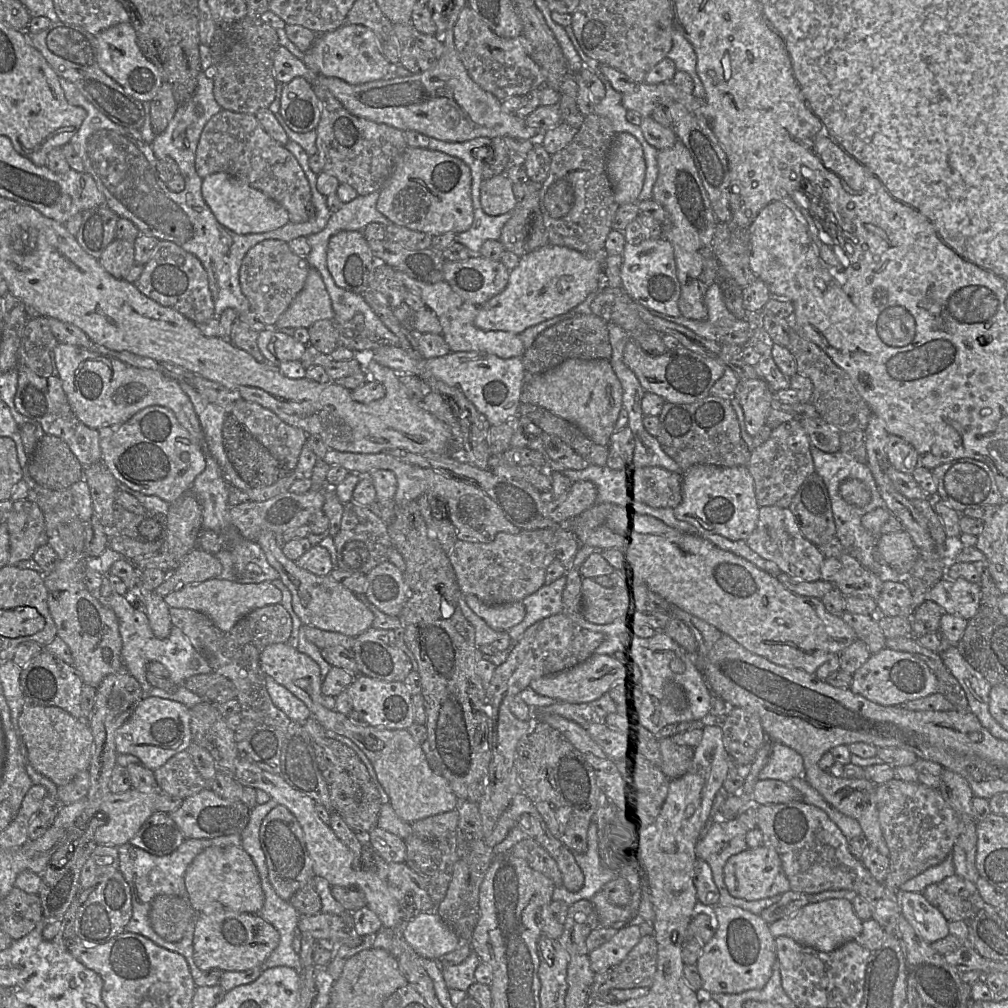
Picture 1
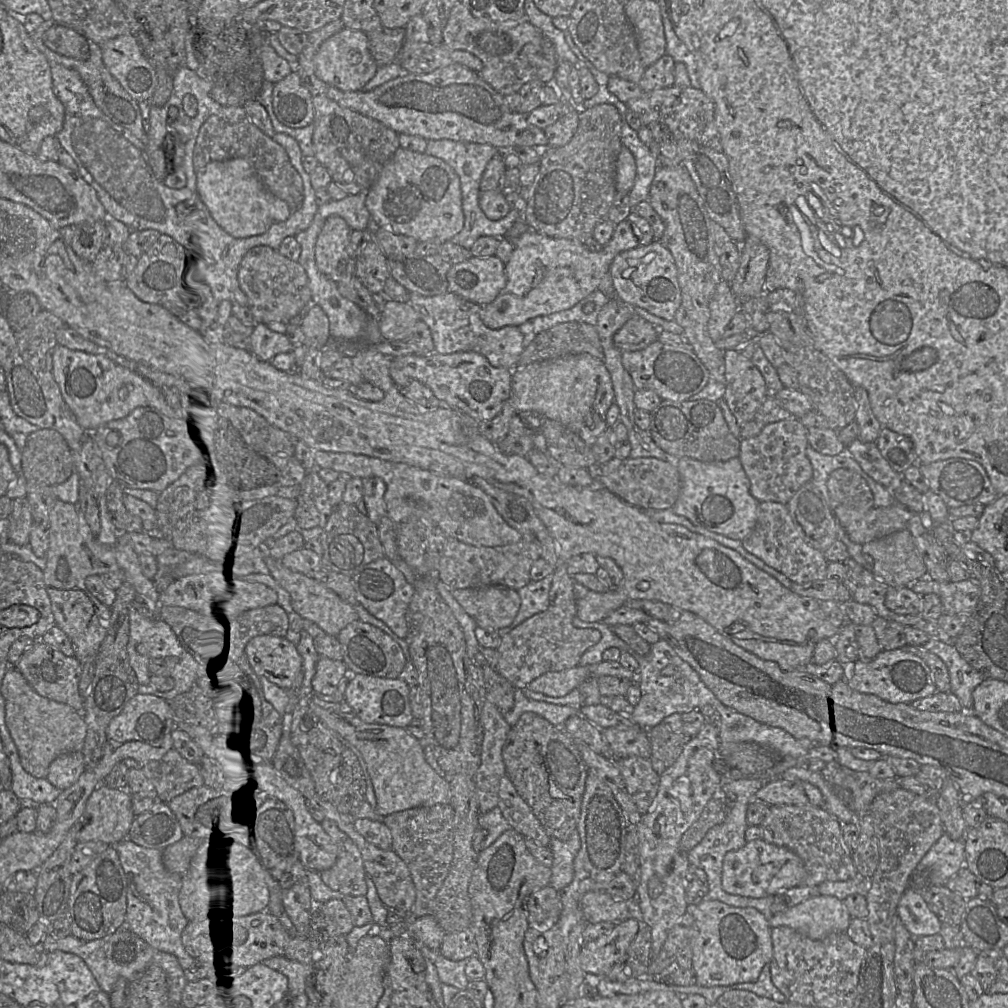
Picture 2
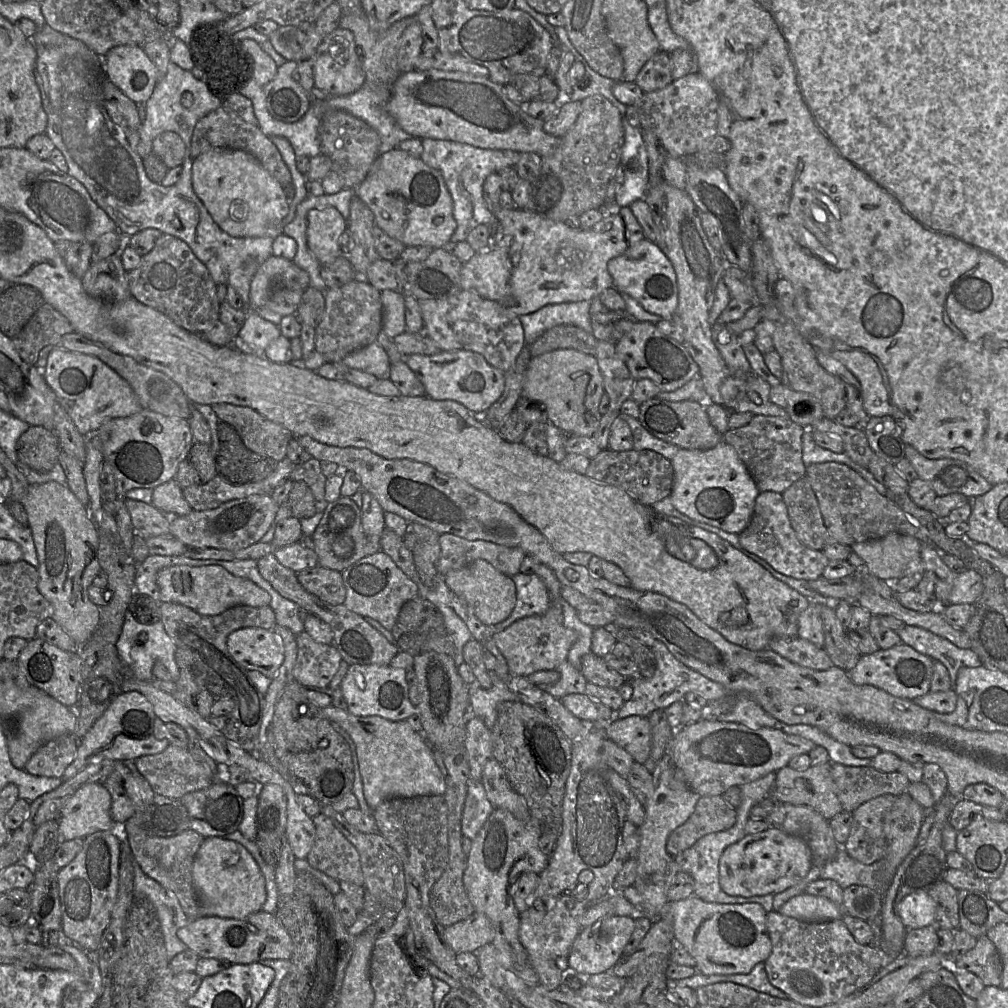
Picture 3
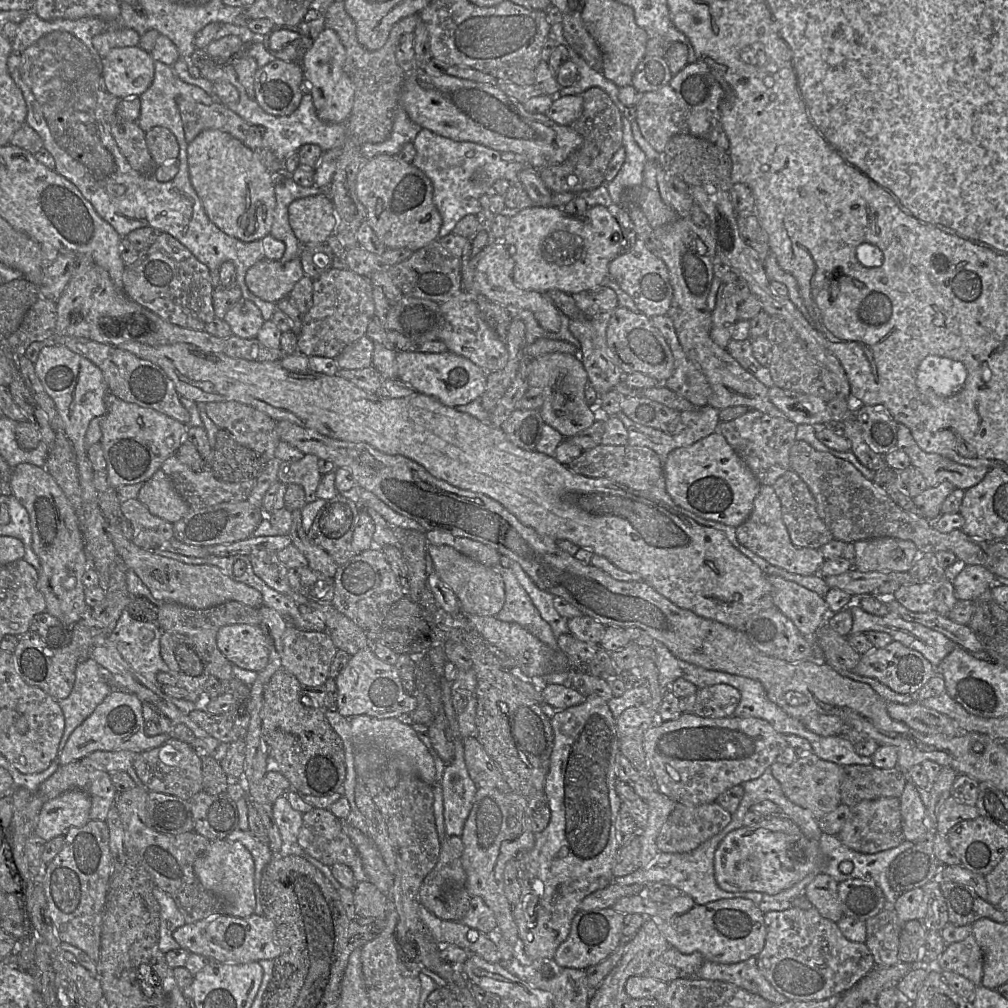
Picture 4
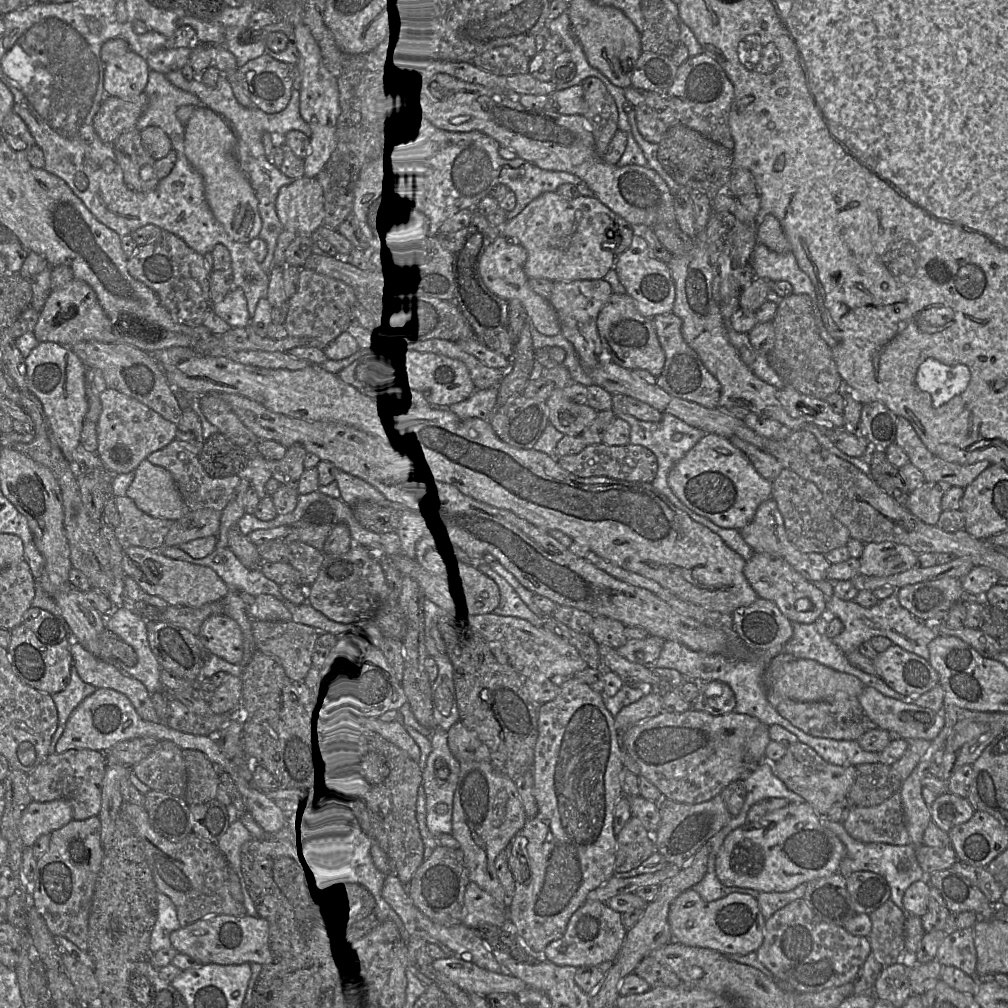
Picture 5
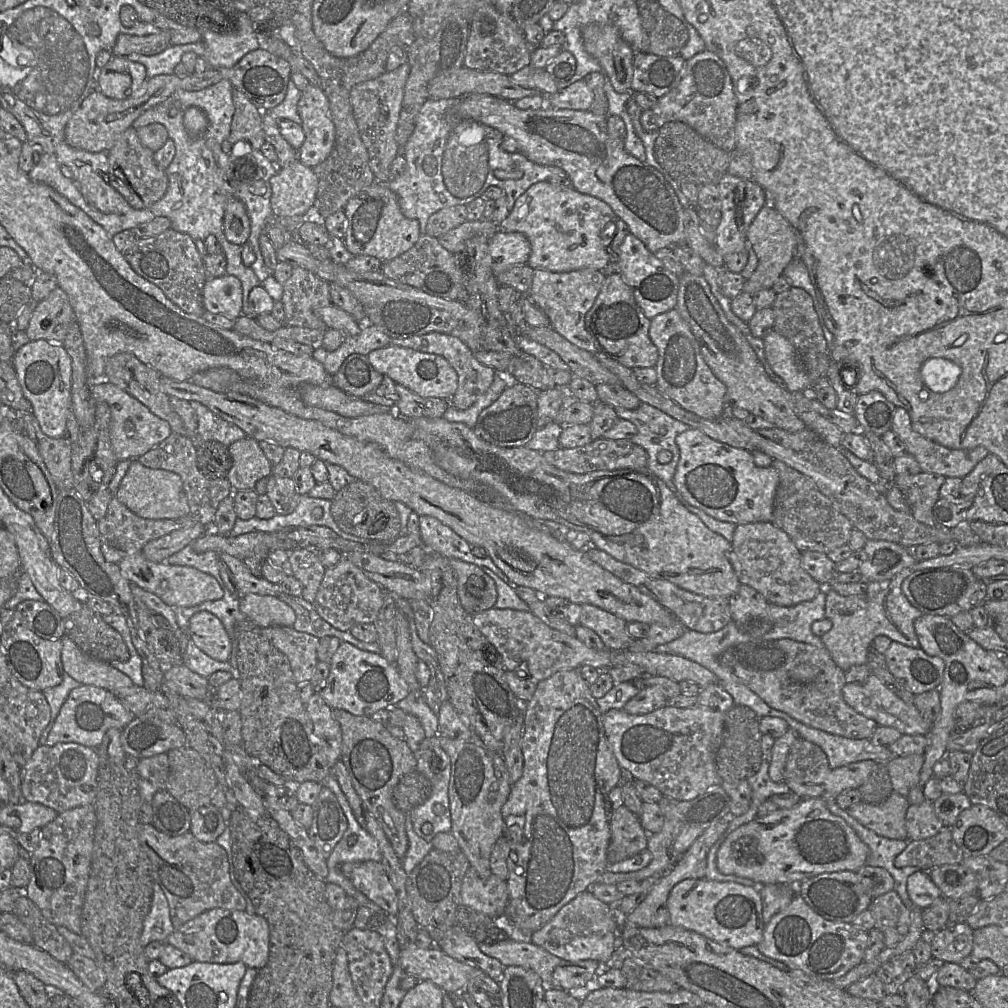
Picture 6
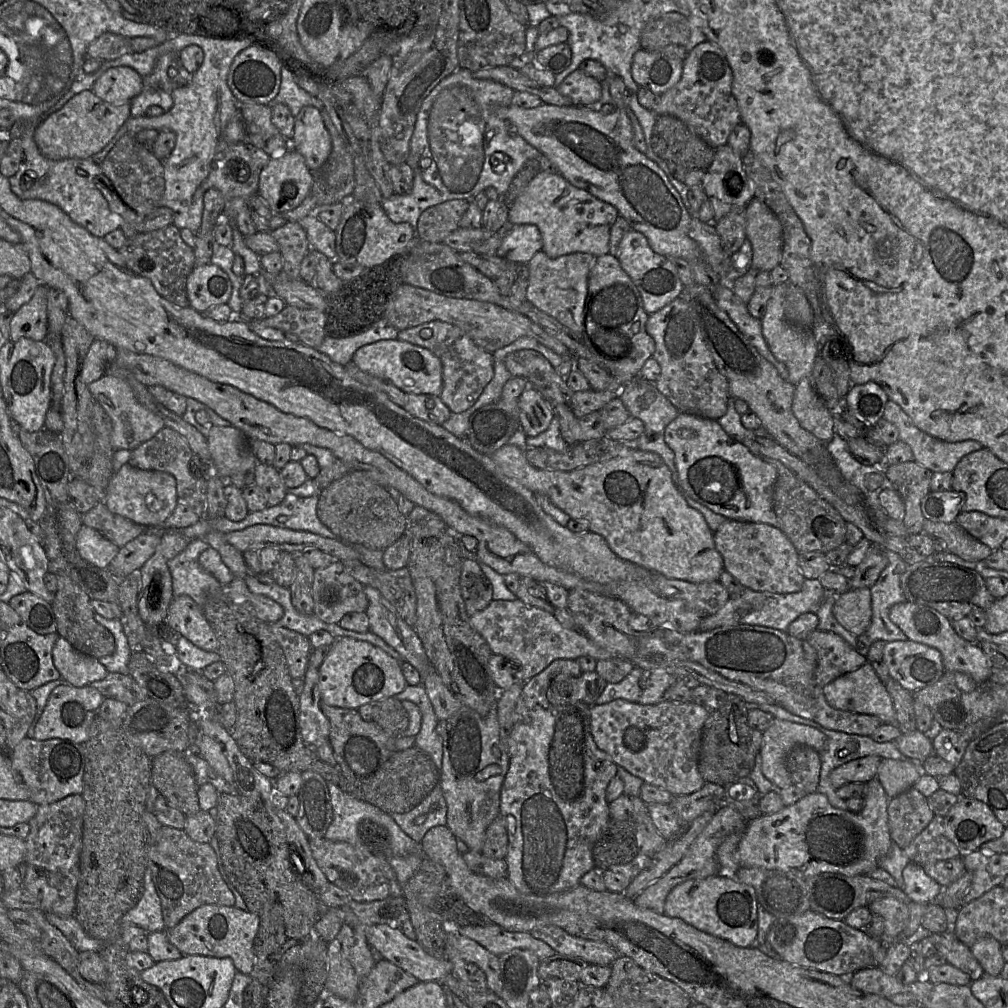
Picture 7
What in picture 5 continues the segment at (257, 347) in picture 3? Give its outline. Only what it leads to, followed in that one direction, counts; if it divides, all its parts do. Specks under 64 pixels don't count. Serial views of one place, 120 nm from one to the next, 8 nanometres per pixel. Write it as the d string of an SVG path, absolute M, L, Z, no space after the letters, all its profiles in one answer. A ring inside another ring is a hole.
M235 287L221 302L212 304L212 311L227 322L231 328L251 325L247 300L241 288Z

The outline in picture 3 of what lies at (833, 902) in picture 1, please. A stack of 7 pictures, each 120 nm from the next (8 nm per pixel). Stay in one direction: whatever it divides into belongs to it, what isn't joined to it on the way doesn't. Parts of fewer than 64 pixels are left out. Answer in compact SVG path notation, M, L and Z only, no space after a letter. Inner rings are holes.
M806 893L788 900L779 908L778 913L806 922L842 919L839 908L831 900Z

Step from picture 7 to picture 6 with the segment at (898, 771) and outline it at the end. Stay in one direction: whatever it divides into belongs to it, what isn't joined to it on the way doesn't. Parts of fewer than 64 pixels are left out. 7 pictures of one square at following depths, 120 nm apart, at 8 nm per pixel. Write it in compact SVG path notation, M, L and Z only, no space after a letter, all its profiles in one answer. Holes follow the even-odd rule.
M924 754L893 757L886 763L893 790L903 796L920 781Z

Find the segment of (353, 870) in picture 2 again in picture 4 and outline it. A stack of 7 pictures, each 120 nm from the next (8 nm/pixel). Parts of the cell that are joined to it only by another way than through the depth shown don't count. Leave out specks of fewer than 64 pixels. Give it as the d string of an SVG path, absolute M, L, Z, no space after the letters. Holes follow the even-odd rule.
M313 808L303 814L296 843L326 866L345 864L351 867L356 859L356 849L343 832L343 822L328 809Z

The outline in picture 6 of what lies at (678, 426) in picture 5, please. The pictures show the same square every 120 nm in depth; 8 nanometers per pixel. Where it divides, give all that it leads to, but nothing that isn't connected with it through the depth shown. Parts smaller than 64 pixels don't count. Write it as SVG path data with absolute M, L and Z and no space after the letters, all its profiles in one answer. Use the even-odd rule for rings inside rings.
M641 402L640 405L633 410L629 410L623 407L613 407L613 408L616 411L616 414L619 419L628 420L636 426L637 433L630 440L634 444L639 445L646 450L648 455L647 469L653 475L661 479L674 493L674 495L681 502L681 504L687 509L685 502L678 497L680 496L679 494L680 492L675 486L673 478L680 458L680 451L676 444L676 437L680 433L690 429L691 427L669 416L663 411L643 402ZM661 450L668 450L672 454L672 458L670 462L668 462L667 464L661 464L658 461L657 456Z

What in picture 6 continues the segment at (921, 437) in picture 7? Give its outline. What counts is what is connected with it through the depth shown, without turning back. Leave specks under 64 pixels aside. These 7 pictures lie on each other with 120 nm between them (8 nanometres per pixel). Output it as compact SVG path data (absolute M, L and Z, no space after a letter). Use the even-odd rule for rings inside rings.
M895 407L891 430L904 443L906 452L916 459L922 472L926 473L936 473L944 477L962 479L989 454L989 451L983 446L972 449L951 449L929 440L912 429L908 412L900 407Z

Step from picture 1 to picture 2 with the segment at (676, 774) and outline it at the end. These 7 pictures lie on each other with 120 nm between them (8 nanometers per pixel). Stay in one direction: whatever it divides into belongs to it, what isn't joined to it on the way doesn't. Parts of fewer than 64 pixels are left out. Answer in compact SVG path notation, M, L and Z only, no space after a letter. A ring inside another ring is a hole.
M663 723L647 730L651 745L649 757L653 769L661 775L681 755L686 737L680 732L672 732Z

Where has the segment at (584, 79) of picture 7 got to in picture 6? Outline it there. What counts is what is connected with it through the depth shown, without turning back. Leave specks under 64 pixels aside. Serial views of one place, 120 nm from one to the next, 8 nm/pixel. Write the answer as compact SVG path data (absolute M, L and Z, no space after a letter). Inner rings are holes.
M584 79L546 96L546 106L561 109L589 110L594 95Z

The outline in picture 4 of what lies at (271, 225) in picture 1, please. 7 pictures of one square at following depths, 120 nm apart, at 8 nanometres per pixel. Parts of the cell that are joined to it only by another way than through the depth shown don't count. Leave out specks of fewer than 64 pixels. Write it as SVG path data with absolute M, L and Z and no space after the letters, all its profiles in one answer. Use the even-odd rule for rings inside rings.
M204 130L188 143L190 181L209 218L221 231L243 242L270 234L276 207L274 175L241 141L219 130Z

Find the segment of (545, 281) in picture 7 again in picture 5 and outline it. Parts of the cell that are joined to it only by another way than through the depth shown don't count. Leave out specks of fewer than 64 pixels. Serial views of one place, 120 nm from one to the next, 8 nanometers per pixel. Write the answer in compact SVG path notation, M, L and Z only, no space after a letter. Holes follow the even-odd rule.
M604 279L553 282L549 303L554 307L560 323L560 333L572 343L583 367L595 368L612 361L603 347L597 329L597 317L608 302L613 290Z

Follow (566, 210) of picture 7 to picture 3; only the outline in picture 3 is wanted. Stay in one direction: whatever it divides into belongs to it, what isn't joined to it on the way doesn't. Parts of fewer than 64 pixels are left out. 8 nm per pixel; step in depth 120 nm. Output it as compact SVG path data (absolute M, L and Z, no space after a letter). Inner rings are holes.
M500 206L493 212L504 233L512 237L508 250L509 296L501 303L519 316L548 304L592 300L605 289L613 287L608 261L622 255L629 245L624 221L617 210L605 212L602 220L591 229L572 227L525 209Z

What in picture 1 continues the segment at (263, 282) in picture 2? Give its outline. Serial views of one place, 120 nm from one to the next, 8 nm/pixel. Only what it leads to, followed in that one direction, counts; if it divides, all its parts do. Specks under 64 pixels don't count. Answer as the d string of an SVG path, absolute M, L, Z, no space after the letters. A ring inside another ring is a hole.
M264 240L249 249L243 258L239 281L242 293L249 300L251 310L262 322L271 326L288 309L303 290L310 265L307 259L295 254L282 240Z

